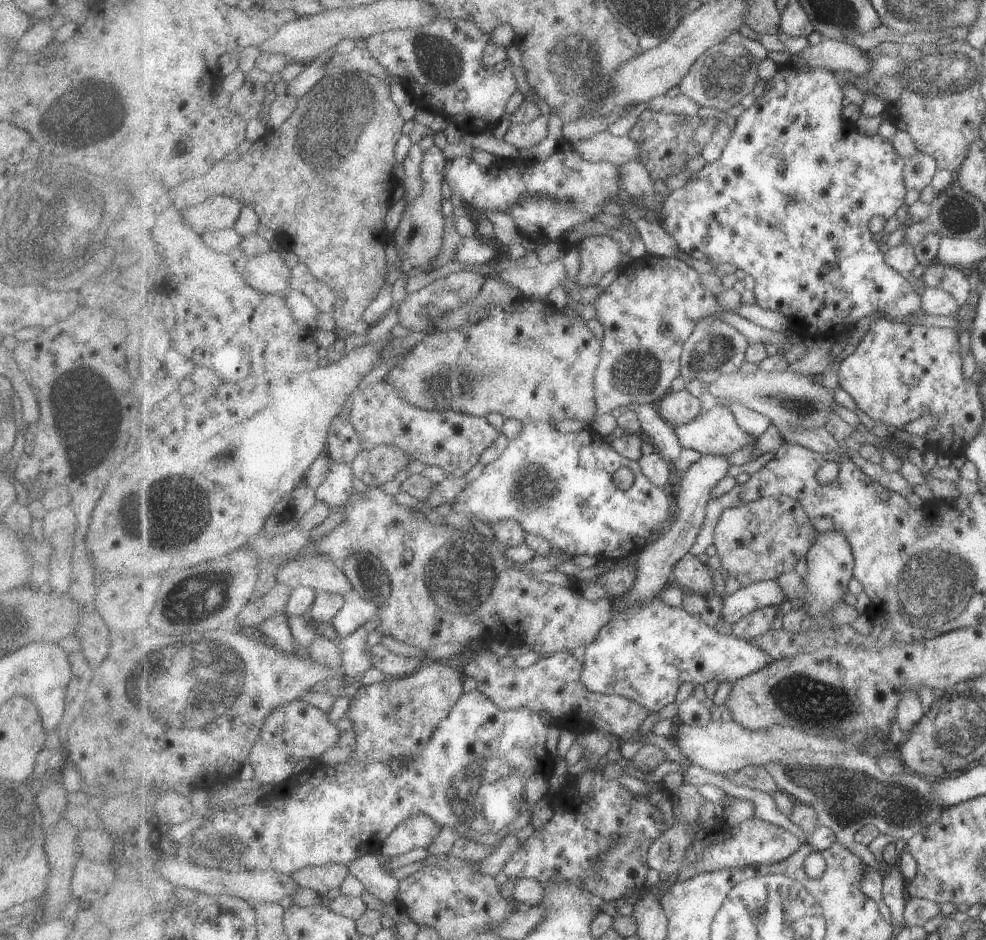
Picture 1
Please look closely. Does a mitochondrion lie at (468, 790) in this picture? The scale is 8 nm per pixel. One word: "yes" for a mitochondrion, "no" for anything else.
yes

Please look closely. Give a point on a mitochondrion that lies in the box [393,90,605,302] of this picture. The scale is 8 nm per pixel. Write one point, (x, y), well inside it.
(562, 203)

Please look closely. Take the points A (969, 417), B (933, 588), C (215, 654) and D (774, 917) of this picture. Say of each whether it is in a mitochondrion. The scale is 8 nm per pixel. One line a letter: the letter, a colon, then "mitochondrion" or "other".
A: other
B: mitochondrion
C: mitochondrion
D: mitochondrion

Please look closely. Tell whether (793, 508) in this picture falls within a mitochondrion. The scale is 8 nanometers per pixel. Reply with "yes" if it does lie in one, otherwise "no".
no

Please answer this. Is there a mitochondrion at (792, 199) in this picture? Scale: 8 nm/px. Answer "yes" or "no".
yes

